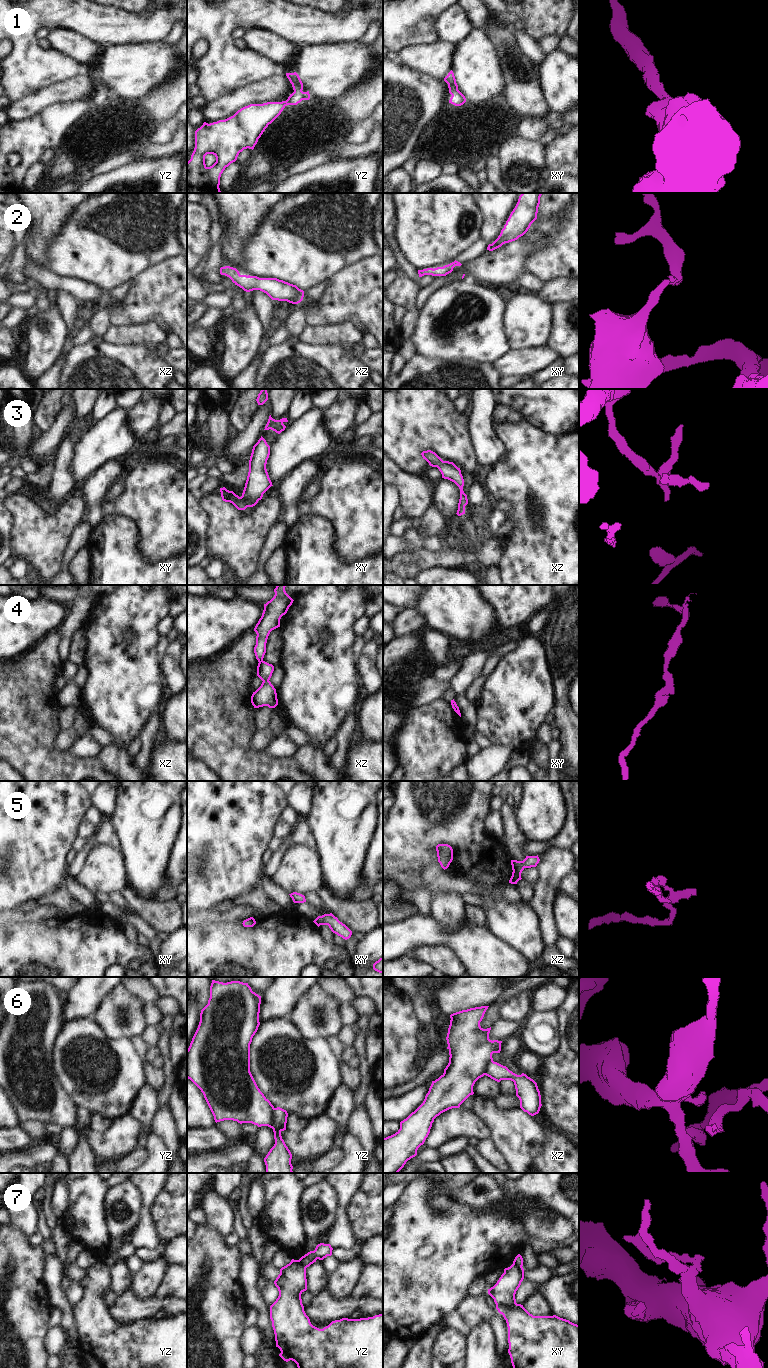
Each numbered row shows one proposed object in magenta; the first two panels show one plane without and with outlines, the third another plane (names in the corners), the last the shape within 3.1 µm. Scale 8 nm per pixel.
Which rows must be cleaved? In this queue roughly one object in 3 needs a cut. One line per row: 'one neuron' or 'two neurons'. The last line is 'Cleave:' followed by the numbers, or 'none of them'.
1: one neuron
2: one neuron
3: one neuron
4: two neurons
5: one neuron
6: two neurons
7: two neurons
Cleave: 4, 6, 7

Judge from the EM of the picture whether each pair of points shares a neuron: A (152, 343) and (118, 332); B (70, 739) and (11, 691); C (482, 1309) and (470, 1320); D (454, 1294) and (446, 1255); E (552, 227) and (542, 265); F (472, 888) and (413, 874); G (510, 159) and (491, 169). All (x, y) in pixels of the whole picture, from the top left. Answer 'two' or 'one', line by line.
A: one
B: two
C: two
D: one
E: one
F: one
G: two

